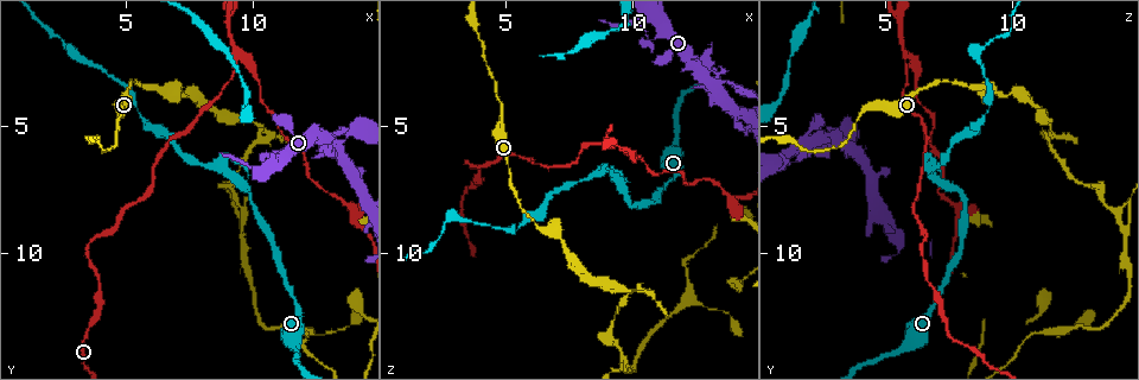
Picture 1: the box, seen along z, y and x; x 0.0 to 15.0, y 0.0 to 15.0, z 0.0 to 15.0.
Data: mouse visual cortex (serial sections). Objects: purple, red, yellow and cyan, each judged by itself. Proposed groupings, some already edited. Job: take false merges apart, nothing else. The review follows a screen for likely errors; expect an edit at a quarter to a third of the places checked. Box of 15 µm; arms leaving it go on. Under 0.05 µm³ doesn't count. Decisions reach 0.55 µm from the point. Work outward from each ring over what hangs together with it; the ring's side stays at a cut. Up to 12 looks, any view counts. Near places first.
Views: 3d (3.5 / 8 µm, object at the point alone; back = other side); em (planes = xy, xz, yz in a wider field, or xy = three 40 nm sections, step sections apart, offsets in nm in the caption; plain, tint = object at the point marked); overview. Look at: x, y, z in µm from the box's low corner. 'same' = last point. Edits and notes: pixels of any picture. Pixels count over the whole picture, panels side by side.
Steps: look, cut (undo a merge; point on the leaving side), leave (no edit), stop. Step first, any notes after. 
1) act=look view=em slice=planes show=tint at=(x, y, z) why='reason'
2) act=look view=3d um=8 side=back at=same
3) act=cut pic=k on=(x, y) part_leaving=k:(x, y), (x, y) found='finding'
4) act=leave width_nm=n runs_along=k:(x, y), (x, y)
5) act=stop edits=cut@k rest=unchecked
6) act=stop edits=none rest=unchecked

act=look view=3d um=3.5 at=(10.7, 5.3, 11.5) why='branch point'

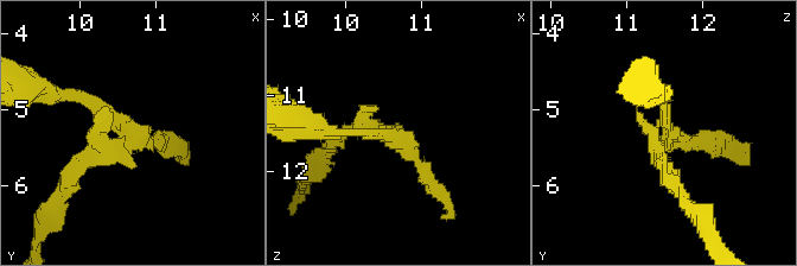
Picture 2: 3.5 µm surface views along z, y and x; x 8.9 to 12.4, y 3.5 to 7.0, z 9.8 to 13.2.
act=look view=em slice=xy step=5 show=tint at=(10.60, 5.30, 11.60) why='need the tissue'

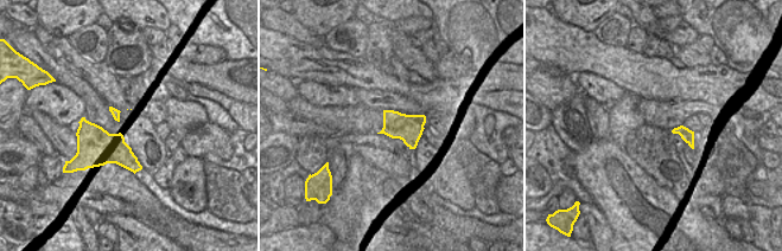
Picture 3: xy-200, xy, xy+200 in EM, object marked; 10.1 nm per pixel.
act=cut pic=2 on=(84, 164) width_nm=280 part_leaving=2:(127, 137), (87, 162), (55, 209) found='a second cell is stuck on'

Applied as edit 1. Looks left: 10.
act=look view=3d um=3.5 at=(4.9, 4.3, 4.9) why='thick turns thin'

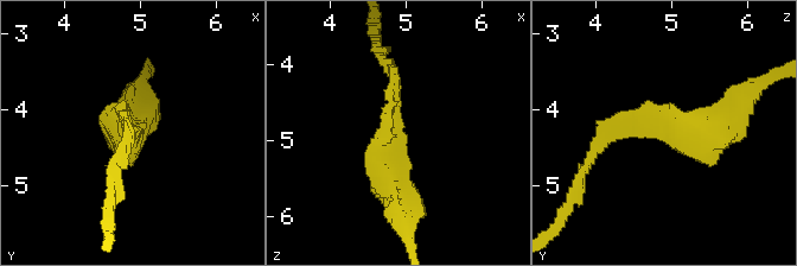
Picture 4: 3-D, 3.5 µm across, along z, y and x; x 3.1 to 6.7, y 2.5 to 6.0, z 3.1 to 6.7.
act=look view=em slice=xy step=5 show=tint at=(4.80, 4.30, 4.85) arm_widths_nm=200,300

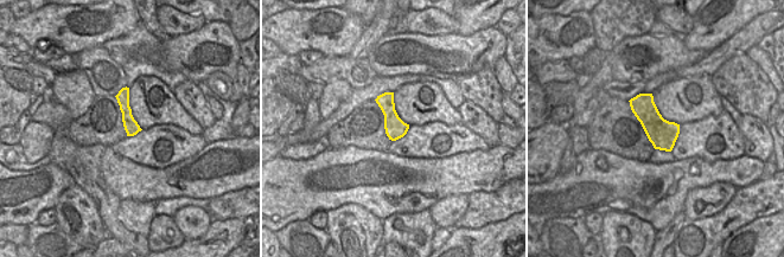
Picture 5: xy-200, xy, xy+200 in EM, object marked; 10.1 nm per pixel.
act=leave runs_along=4:(733, 121), (721, 139), (606, 135), (594, 158) found='continuous, no second cell'

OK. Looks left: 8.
act=look view=3d um=8 at=(8.6, 6.6, 6.7) why='arms part here'

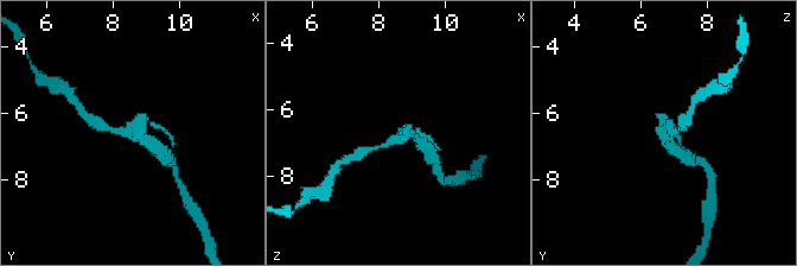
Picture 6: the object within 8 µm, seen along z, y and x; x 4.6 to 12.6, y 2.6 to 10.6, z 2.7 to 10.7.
act=look view=em slice=xy step=1 show=tint at=(8.7, 6.5, 6.9)

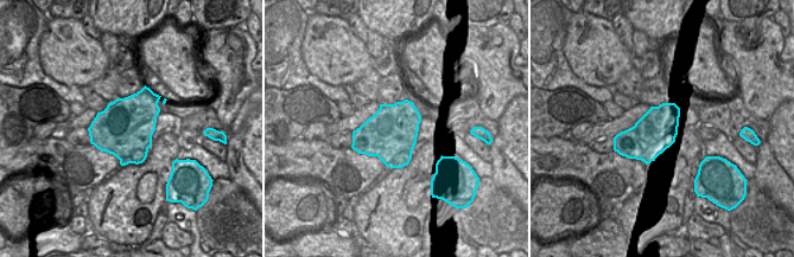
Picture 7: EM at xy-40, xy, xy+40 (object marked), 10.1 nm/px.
act=cut pic=6 on=(126, 133) part_leaving=6:(142, 140), (133, 130), (101, 127) found='two cells meet here'

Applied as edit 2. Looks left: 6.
act=look view=3d um=8 at=(9.3, 2.1, 5.8) why='abrupt turn'

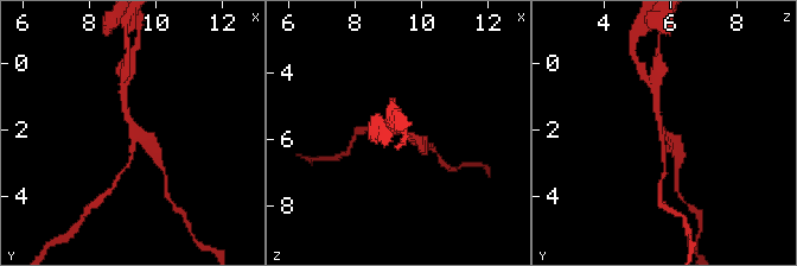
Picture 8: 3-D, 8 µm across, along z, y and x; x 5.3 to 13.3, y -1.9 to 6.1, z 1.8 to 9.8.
act=look view=em slice=xy step=2 show=tint at=(9.3, 2.2, 5.7) arms=3 arm_widths_nm=150,200,250

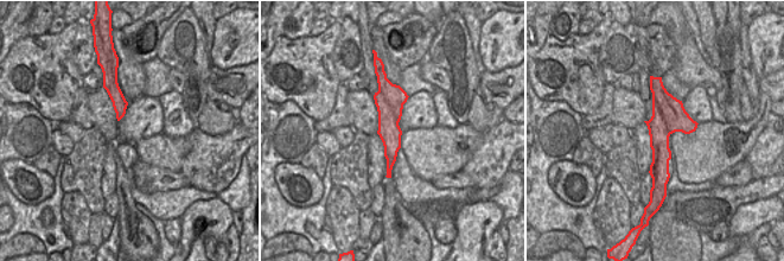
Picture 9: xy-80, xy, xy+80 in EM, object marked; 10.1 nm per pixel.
act=cut pic=8 on=(662, 65) border=9:(652, 97), (670, 133) found='a second cell is stuck on'

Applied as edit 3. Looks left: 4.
act=look view=overview

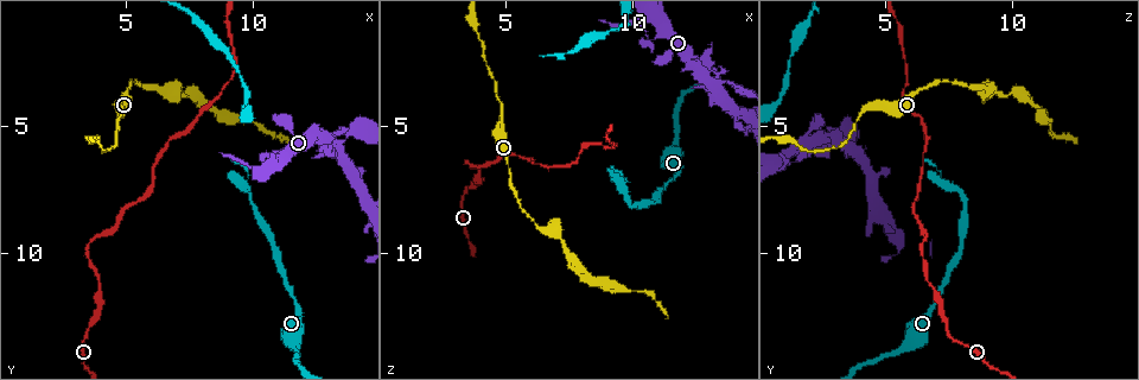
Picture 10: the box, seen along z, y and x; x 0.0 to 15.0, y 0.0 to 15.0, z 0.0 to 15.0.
act=look view=3d um=3.5 at=(10.7, 6.0, 1.6)

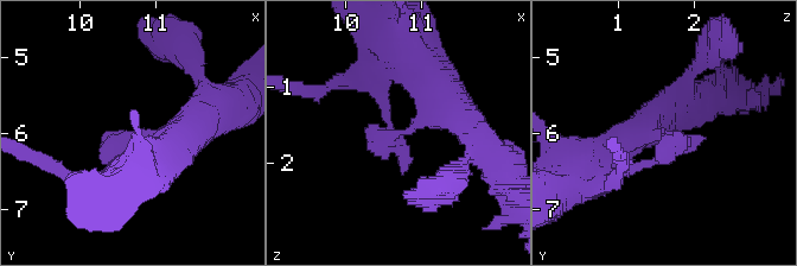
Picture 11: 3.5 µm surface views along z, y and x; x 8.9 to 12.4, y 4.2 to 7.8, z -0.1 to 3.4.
act=look view=em slice=xy step=3 show=tint at=(10.70, 6.05, 1.60)

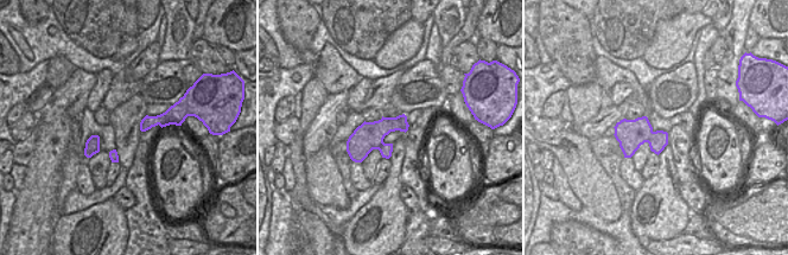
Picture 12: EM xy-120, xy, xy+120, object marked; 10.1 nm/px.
act=look view=em slice=xy step=1 show=tint at=same why='another direction'

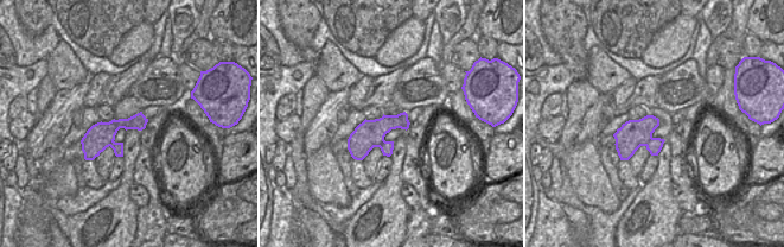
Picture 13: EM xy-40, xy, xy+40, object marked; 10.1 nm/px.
act=leave runs_along=13:(144, 120), (116, 124), (87, 156) found='one cell here'

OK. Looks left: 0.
act=stop edits=cut@2,cut@6,cut@8 rest=unchecked

